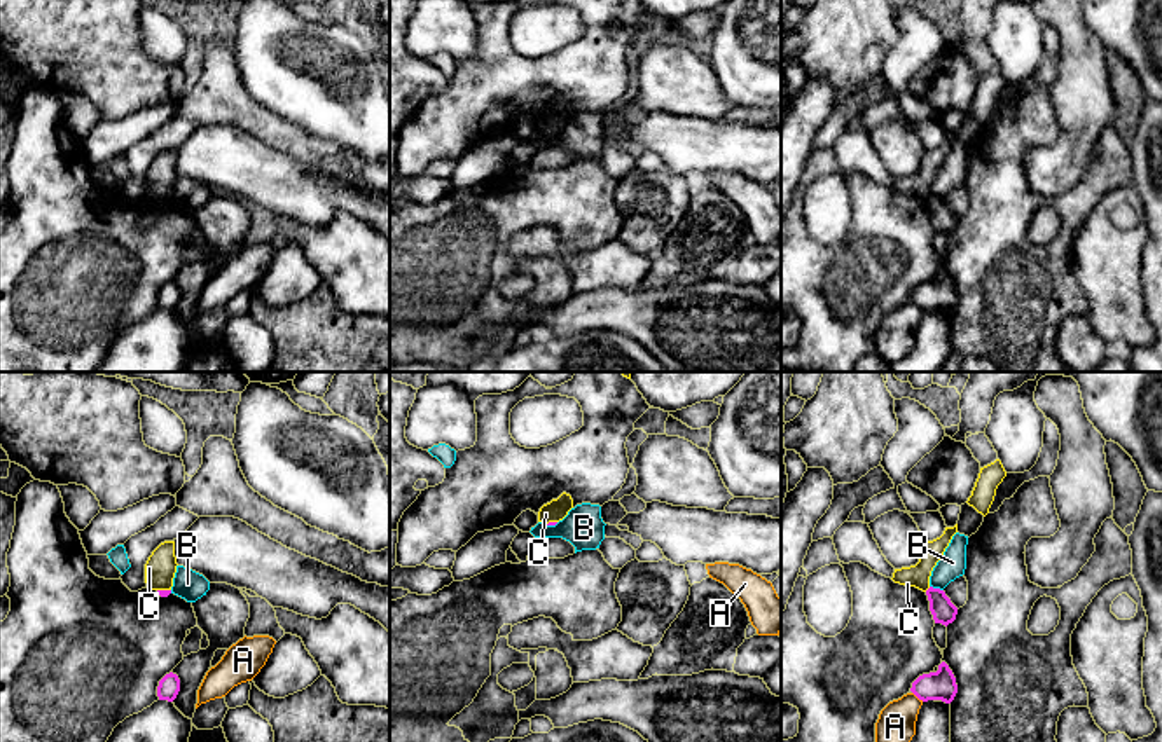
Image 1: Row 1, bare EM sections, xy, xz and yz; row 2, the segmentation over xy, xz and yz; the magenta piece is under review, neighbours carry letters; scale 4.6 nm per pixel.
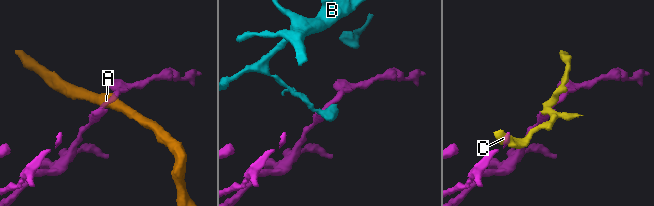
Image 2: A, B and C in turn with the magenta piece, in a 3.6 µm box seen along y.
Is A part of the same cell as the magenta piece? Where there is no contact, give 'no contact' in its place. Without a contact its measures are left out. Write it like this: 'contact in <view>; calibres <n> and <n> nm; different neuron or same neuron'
contact in yz; calibres 140 and 180 nm; different neuron

